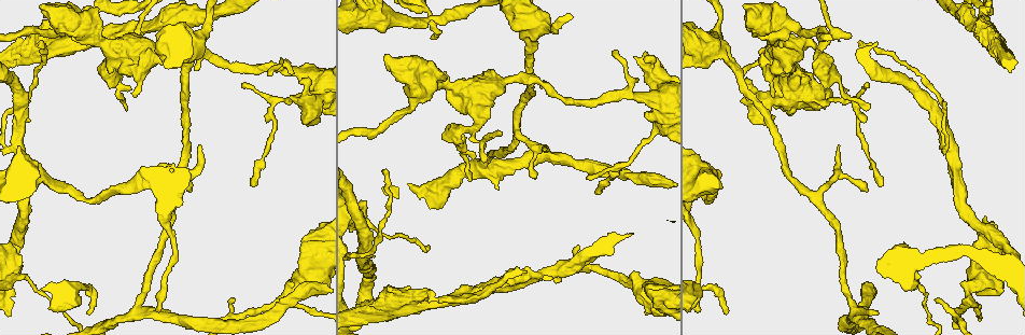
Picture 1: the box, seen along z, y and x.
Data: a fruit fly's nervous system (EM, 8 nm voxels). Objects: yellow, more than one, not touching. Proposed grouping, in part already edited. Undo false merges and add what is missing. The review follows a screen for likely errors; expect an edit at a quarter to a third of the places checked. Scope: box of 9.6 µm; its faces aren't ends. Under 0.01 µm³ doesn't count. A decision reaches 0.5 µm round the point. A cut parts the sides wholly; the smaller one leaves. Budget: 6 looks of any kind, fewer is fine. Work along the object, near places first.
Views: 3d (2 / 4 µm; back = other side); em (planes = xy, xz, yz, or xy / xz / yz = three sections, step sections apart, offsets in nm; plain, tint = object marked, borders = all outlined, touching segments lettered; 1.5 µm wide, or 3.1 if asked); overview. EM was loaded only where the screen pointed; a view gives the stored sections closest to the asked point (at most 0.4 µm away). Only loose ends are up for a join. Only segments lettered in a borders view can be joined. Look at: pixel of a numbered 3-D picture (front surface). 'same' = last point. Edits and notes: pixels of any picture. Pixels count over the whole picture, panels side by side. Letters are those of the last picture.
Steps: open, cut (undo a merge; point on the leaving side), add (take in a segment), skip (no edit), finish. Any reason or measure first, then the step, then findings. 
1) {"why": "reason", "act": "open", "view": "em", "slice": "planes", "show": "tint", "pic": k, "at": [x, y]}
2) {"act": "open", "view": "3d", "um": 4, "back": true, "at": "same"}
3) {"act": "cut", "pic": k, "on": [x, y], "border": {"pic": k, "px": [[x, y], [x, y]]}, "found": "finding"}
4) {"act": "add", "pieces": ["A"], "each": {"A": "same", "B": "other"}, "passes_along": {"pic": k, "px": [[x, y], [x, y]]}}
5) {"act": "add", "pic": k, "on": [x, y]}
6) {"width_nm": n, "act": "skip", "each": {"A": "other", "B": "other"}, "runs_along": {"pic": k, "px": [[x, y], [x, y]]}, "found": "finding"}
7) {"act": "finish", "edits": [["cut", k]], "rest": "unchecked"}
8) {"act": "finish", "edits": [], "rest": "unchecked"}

{"why": "branch stops here", "act": "open", "view": "em", "slice": "yz", "step": 8, "show": "borders", "pic": 1, "at": [726, 313]}

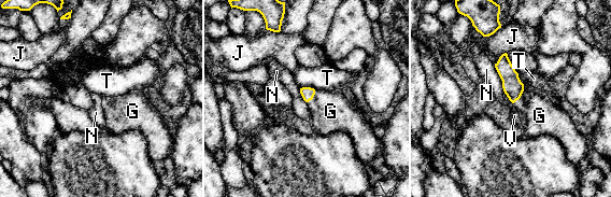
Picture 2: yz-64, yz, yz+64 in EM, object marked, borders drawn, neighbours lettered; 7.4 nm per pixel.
{"width_nm": 90, "act": "add", "pieces": ["G"], "each": {"G": "same", "J": "other", "N": "other", "T": "other", "V": "other"}, "passes_along": {"pic": 2, "px": [[512, 86], [520, 97], [539, 115]]}, "found": "the neuron continues"}

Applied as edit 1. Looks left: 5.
{"why": "see it whole again", "act": "open", "view": "overview"}

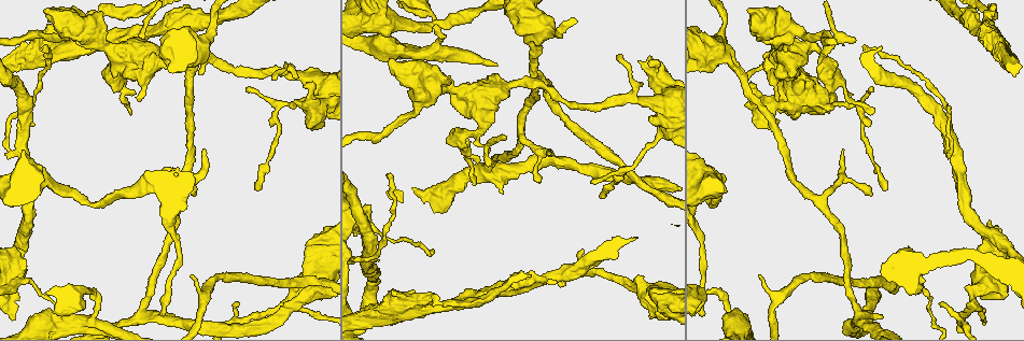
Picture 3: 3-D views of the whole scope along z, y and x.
{"why": "branch stops here", "act": "open", "view": "em", "slice": "xz", "step": 4, "show": "tint", "pic": 3, "at": [503, 192]}

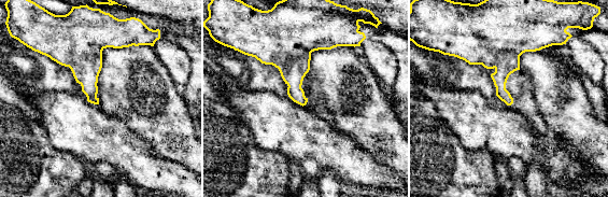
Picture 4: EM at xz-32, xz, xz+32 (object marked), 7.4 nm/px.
{"act": "open", "view": "em", "slice": "planes", "show": "borders", "at": "same"}

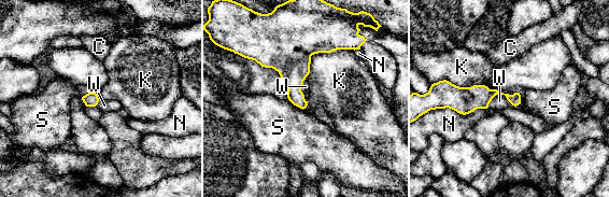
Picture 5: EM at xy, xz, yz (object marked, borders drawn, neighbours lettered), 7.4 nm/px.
{"act": "add", "pieces": ["W"], "each": {"C": "other", "K": "other", "N": "other", "S": "other", "W": "same"}, "passes_along": {"pic": 5, "px": [[476, 97], [505, 95], [499, 101]]}, "found": "it goes on there"}

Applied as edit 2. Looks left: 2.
{"act": "finish", "edits": [["add", 2], ["add", 5]], "rest": "unchecked"}

